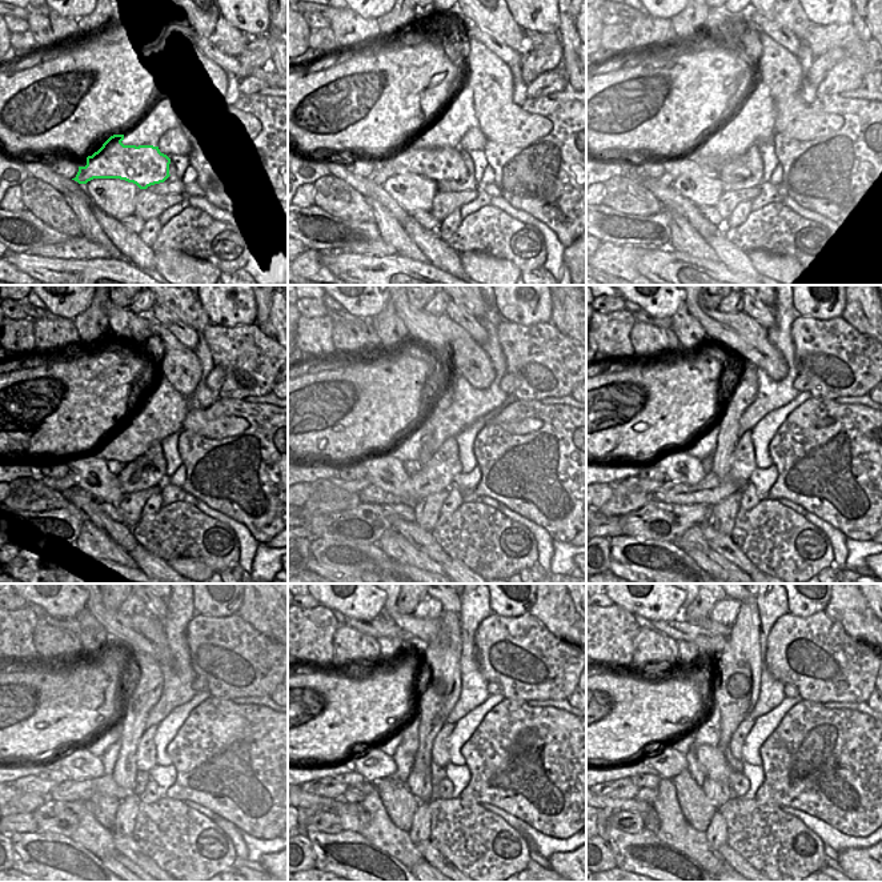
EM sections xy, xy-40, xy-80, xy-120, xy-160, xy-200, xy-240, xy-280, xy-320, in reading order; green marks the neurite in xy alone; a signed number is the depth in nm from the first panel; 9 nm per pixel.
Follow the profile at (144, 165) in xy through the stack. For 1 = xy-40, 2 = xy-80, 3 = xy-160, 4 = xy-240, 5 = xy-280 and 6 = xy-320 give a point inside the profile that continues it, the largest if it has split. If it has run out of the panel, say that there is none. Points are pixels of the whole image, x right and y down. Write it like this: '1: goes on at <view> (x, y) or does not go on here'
1: goes on at xy-40 (437, 164)
2: goes on at xy-80 (665, 181)
3: goes on at xy-160 (357, 485)
4: goes on at xy-240 (31, 784)
5: goes on at xy-280 (327, 786)
6: goes on at xy-320 (621, 789)

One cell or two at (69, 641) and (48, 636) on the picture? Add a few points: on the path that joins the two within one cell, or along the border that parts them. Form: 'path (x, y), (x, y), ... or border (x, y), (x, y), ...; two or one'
path (64, 641), (53, 641); one

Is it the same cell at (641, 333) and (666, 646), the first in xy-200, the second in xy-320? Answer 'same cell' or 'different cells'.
same cell

